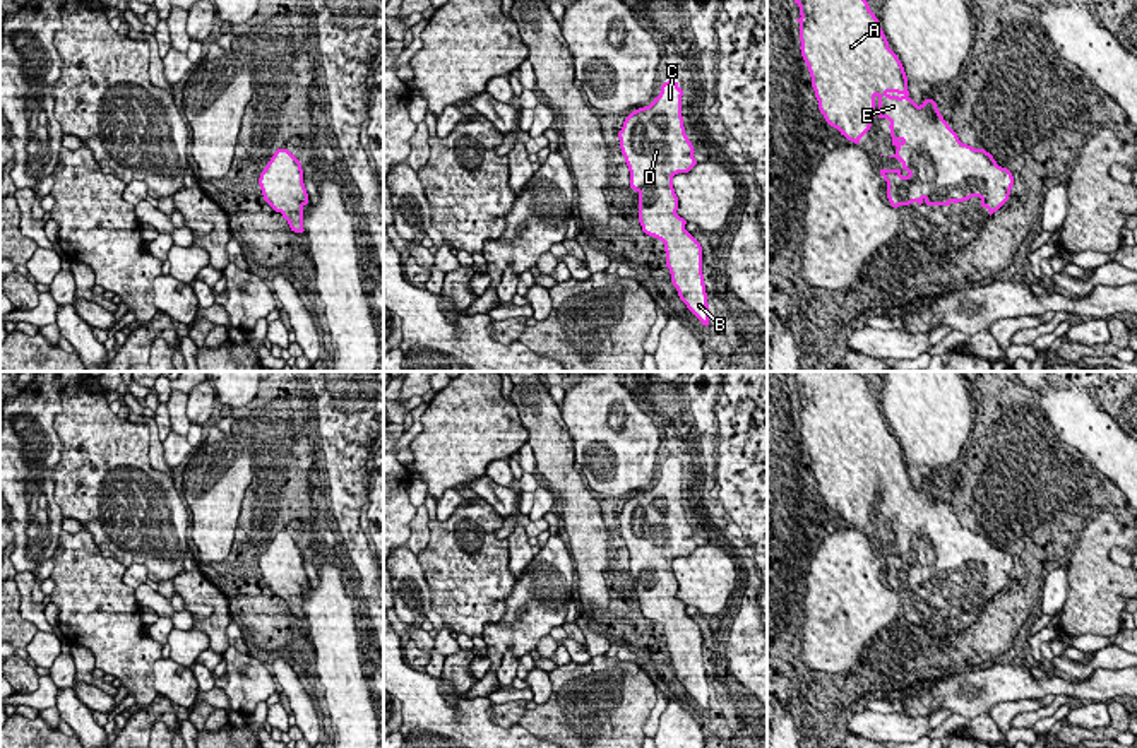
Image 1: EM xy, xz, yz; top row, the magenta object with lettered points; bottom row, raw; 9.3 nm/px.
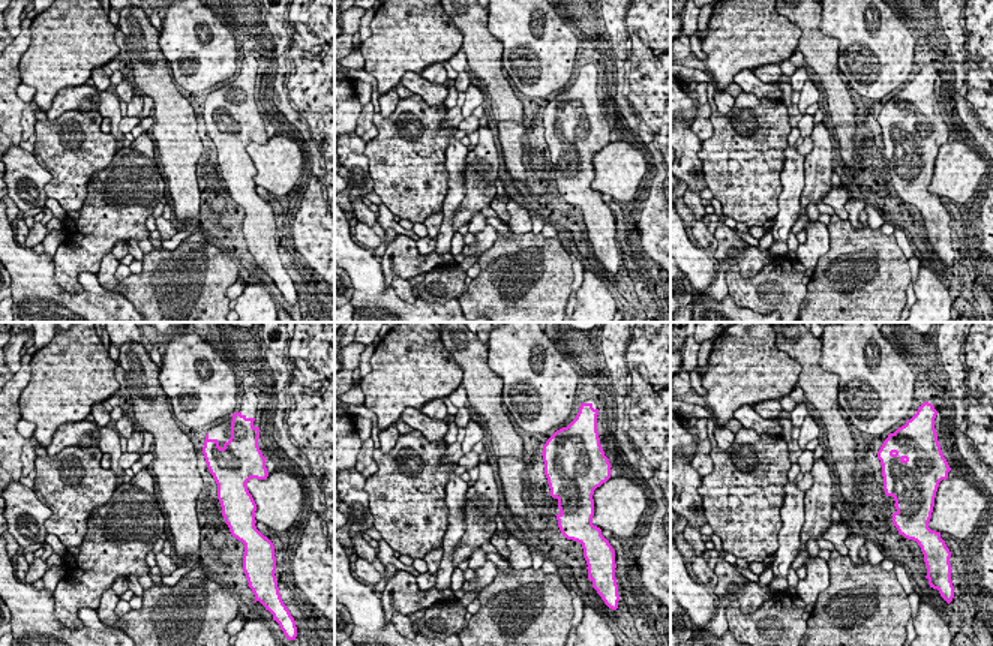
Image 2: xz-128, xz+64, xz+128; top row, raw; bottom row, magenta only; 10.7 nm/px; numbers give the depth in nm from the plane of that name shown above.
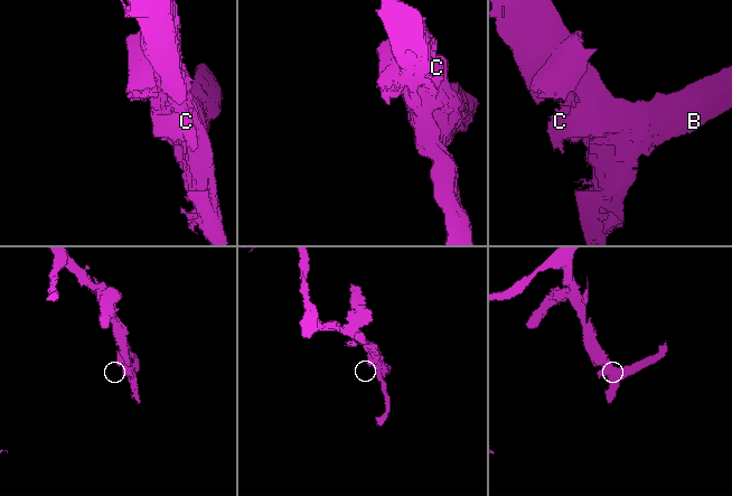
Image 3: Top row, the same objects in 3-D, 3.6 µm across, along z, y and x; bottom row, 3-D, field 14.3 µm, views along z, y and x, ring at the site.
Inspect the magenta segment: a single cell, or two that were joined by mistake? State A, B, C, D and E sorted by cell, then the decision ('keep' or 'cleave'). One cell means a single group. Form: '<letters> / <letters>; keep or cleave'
A B C D E; keep

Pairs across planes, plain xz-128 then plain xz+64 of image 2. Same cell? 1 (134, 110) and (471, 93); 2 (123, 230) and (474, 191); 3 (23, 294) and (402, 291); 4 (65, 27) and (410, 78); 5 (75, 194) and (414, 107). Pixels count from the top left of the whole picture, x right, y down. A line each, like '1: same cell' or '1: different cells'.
1: same cell
2: same cell
3: different cells
4: different cells
5: same cell

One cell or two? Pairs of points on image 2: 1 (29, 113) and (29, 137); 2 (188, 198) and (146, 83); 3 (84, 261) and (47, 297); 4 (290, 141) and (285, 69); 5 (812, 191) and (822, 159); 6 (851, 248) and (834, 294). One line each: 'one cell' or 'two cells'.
1: one cell
2: one cell
3: two cells
4: two cells
5: one cell
6: one cell

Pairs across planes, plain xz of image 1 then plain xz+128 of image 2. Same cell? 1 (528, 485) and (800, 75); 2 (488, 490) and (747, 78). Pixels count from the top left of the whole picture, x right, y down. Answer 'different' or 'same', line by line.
1: same
2: same

